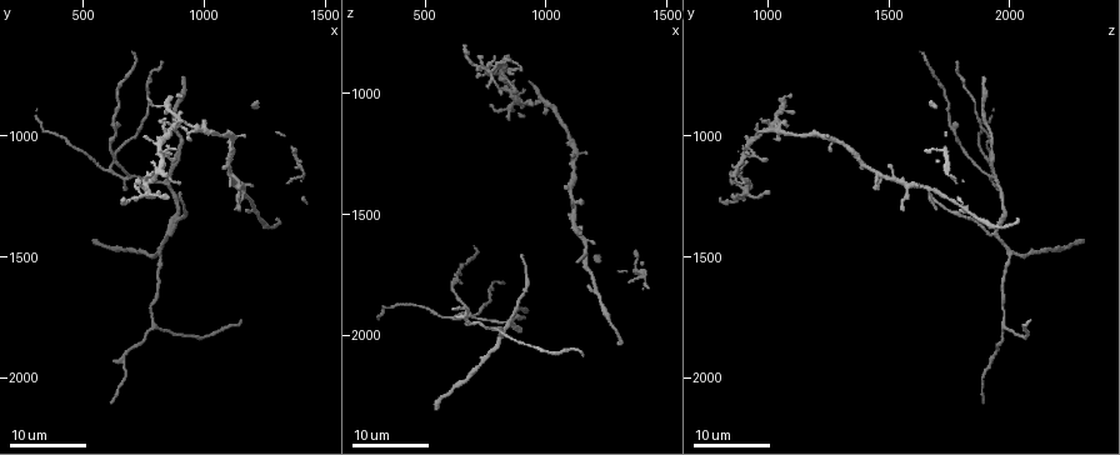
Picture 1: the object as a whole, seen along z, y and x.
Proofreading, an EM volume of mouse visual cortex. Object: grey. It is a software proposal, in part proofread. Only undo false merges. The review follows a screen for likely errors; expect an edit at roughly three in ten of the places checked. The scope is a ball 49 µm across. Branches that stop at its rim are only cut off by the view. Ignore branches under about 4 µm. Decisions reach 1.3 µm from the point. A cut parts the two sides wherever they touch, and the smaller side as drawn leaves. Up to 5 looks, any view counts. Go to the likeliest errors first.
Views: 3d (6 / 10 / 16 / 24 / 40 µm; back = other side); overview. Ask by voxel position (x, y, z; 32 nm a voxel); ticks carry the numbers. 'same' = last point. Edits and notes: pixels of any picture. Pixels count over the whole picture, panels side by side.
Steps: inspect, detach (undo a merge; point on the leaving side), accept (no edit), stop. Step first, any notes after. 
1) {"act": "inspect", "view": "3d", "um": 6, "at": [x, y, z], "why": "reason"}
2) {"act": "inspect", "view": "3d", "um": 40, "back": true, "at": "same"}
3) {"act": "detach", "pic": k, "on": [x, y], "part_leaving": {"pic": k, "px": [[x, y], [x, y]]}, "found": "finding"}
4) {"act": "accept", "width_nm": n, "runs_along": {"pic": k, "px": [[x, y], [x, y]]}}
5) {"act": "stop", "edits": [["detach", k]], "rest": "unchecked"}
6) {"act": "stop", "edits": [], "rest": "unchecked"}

{"act": "inspect", "view": "3d", "um": 24, "at": [700, 1160, 1920], "why": "four arms meet"}

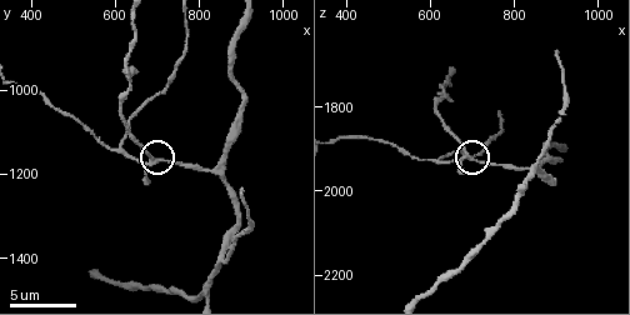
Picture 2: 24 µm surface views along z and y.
{"act": "inspect", "view": "3d", "um": 6, "at": [690, 1165, 1920]}

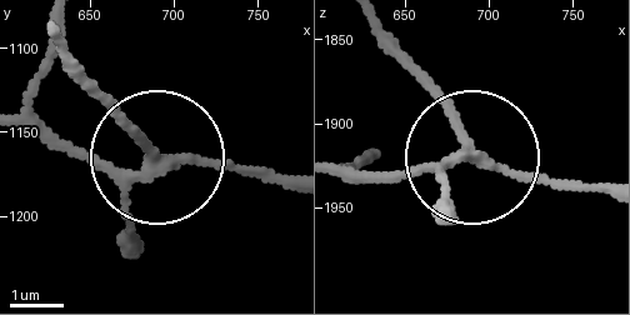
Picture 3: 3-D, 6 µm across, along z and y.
{"act": "accept", "width_nm": 190, "runs_along": {"pic": 3, "px": [[281, 188], [160, 156], [106, 165], [26, 130]]}, "found": "all the same cell"}

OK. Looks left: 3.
{"act": "inspect", "view": "3d", "um": 16, "at": [1180, 1220, 1670], "why": "two arms in line, one across"}

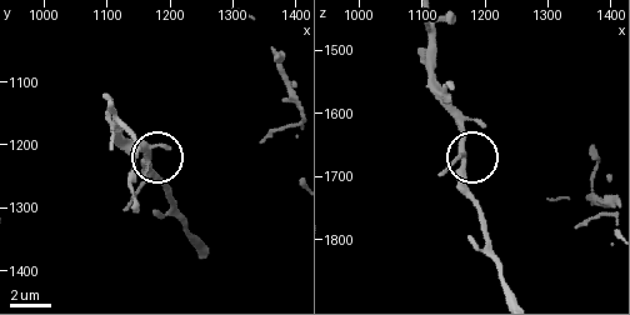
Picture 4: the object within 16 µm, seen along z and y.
{"act": "inspect", "view": "3d", "um": 6, "at": [1170, 1220, 1670], "why": "closer look"}

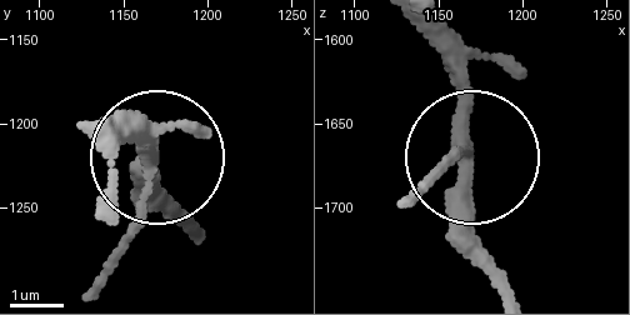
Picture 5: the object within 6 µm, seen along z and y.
{"act": "inspect", "view": "3d", "um": 6, "back": true, "at": [1166, 1222, 1674]}

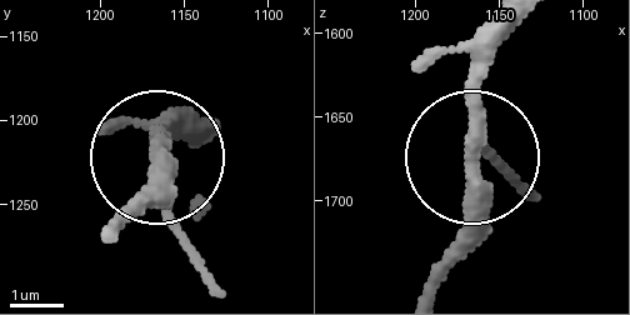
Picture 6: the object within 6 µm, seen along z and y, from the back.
{"act": "accept", "width_nm": 260, "runs_along": {"pic": 6, "px": [[529, 188], [475, 146], [475, 214], [449, 276]]}, "found": "one cell here"}

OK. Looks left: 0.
{"act": "stop", "edits": [], "rest": "unchecked"}

